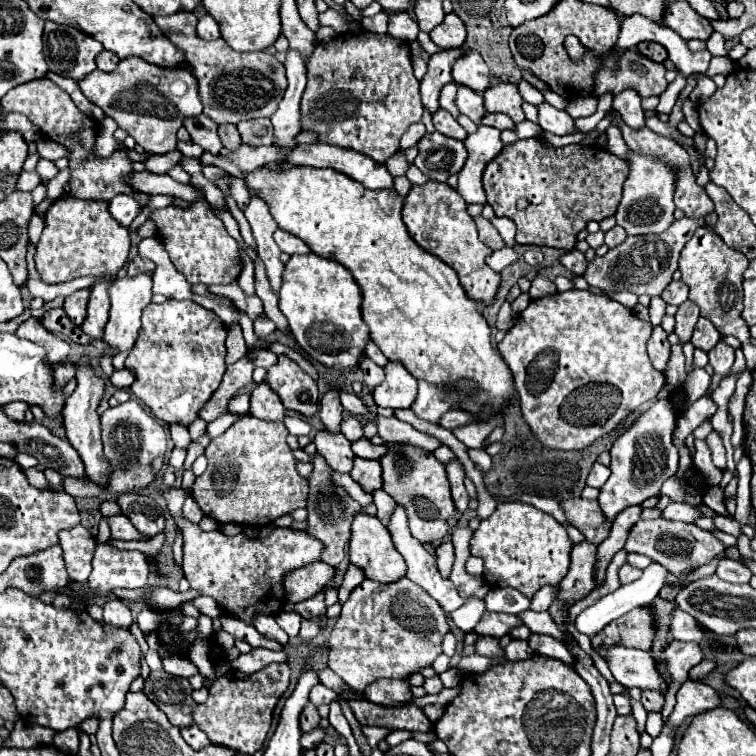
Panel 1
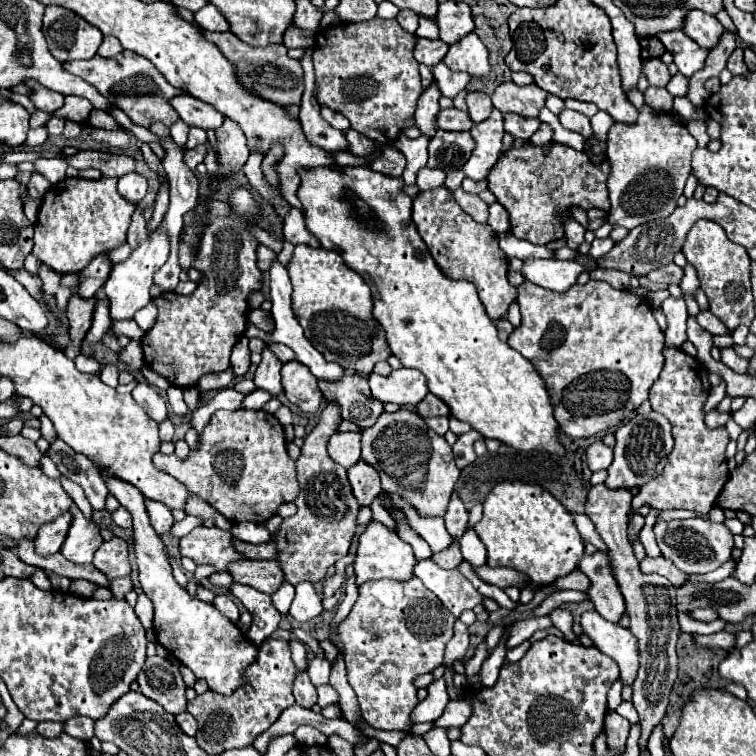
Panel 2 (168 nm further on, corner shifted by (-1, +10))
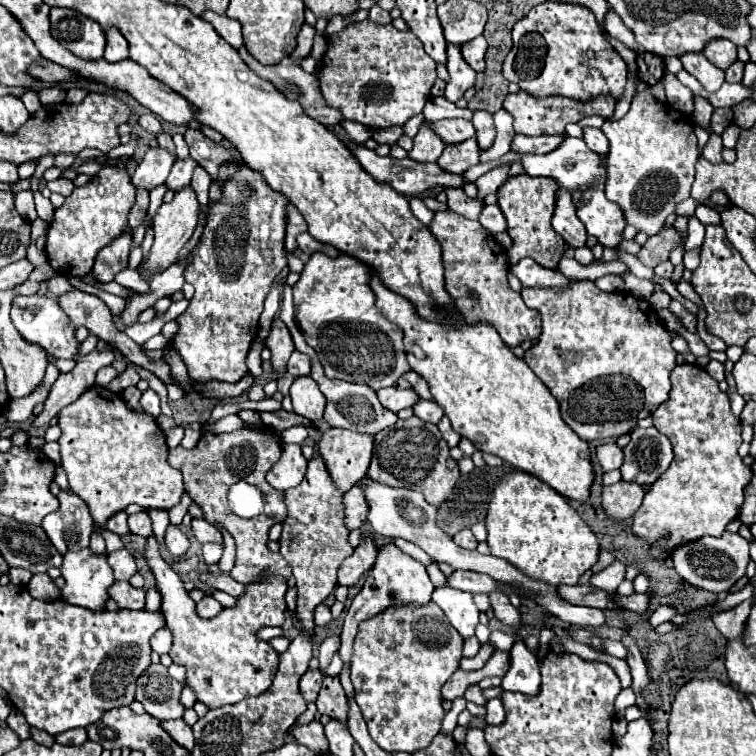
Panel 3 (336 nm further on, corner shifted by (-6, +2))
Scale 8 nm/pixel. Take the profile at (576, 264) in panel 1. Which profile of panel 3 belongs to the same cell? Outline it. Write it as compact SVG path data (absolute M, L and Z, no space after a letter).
M563 188L557 190L553 228L573 248L585 246L587 232L583 230L583 222L579 222L577 214L575 214L575 204L571 200L571 194L567 194L567 190L563 190Z

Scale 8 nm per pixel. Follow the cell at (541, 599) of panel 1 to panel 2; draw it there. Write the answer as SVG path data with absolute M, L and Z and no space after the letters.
M432 558L418 560L414 564L414 576L420 578L456 618L460 612L472 610L484 602L484 596L474 590L458 570L444 570Z

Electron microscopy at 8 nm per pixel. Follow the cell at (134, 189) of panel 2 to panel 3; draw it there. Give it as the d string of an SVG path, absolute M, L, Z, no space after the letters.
M149 148L133 174L133 184L145 186L145 190L151 190L151 188L163 184L173 162L175 162L175 156L169 150Z

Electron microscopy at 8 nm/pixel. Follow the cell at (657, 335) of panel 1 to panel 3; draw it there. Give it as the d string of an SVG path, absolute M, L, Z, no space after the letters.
M681 364L675 366L671 372L671 394L669 400L663 402L653 414L653 426L663 432L671 444L675 458L671 466L657 478L657 482L647 490L641 508L633 516L633 534L641 540L645 540L649 546L655 546L657 540L665 540L663 550L667 556L671 552L687 542L695 542L703 536L721 536L725 532L725 526L737 518L739 508L743 504L743 490L751 482L753 472L749 466L743 464L743 458L739 456L741 446L741 420L731 412L729 398L725 392L719 390L717 380L713 380L707 370L701 370L701 366L695 364Z

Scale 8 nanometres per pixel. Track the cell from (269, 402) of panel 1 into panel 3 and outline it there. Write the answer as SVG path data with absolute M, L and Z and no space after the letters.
M273 320L273 326L271 326L271 334L269 338L265 340L267 348L271 350L271 362L273 362L273 368L283 374L285 372L285 366L287 366L287 358L293 354L295 346L293 346L293 338L287 330L287 326L283 324L283 320Z

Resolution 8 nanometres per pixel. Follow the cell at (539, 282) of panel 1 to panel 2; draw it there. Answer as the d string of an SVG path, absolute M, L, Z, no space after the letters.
M524 260L522 274L530 282L554 290L554 292L566 292L572 284L576 284L576 278L584 270L582 264L576 260Z

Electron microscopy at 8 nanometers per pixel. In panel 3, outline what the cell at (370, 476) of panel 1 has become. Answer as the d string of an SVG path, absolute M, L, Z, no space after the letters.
M359 484L343 496L343 506L345 506L345 526L349 530L361 528L367 518L367 502L363 498L363 490L359 490Z

